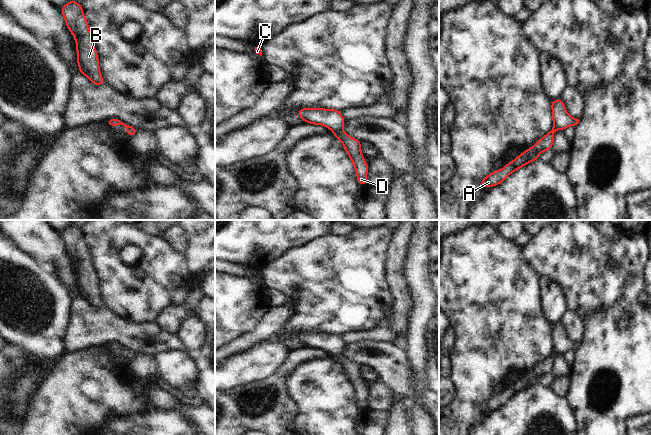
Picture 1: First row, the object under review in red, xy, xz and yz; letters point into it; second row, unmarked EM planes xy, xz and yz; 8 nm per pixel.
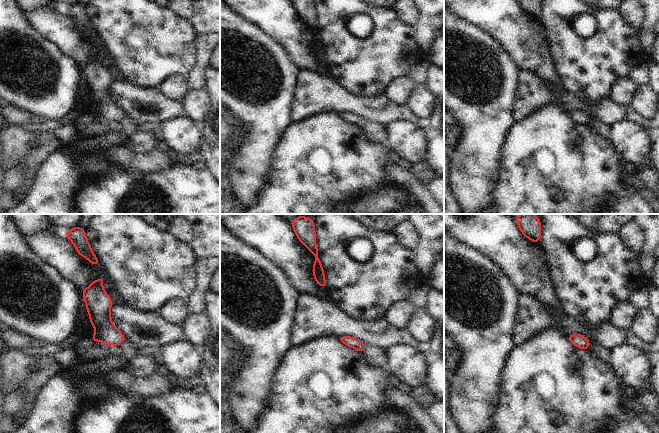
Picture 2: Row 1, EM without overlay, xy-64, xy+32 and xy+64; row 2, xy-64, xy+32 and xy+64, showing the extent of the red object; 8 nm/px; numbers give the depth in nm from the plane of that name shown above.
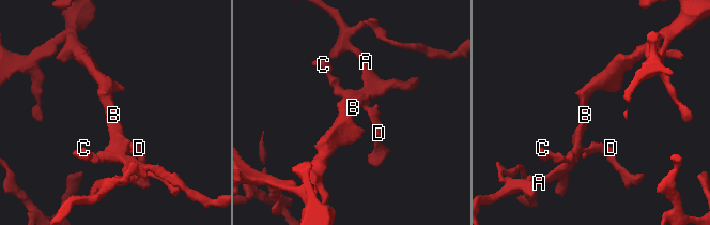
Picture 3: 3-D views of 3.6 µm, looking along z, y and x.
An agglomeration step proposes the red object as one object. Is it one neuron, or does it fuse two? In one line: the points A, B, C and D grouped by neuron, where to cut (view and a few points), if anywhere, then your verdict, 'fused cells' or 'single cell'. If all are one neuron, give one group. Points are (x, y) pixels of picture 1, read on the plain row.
A B C D | no cut | single cell

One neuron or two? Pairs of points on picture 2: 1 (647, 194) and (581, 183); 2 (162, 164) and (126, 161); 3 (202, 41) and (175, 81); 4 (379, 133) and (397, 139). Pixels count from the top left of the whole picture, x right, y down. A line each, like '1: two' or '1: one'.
1: two
2: one
3: two
4: two

